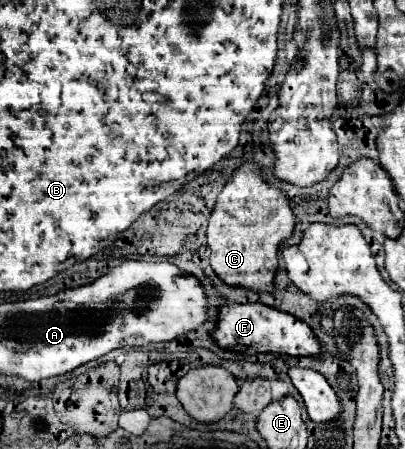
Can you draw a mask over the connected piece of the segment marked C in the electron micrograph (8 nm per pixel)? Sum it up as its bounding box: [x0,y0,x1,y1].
[208,162,296,292]

